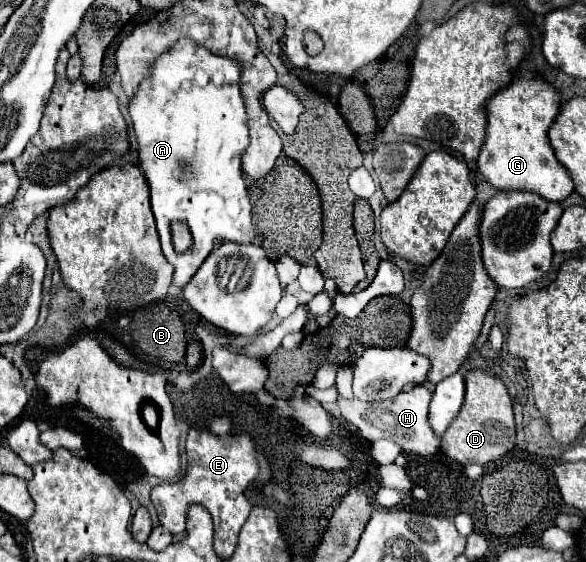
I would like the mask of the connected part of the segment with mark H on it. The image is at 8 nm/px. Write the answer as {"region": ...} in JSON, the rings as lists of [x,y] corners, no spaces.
{"region":[[[414,386],[410,392],[400,392],[392,400],[382,402],[362,402],[358,398],[344,400],[338,396],[336,404],[344,418],[348,418],[368,440],[390,438],[394,440],[404,452],[418,454],[418,456],[434,456],[440,450],[440,438],[432,432],[428,424],[428,404],[432,400],[432,392],[426,386]]]}

